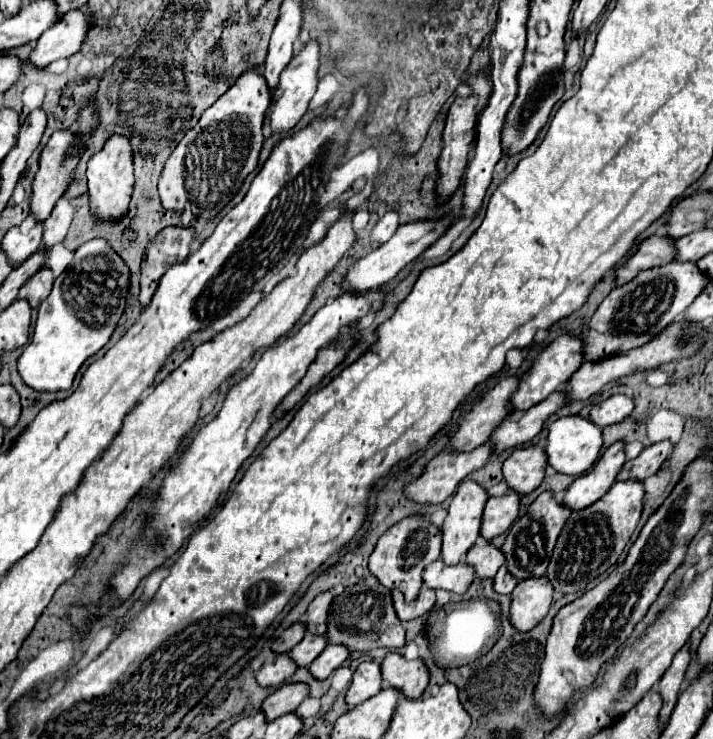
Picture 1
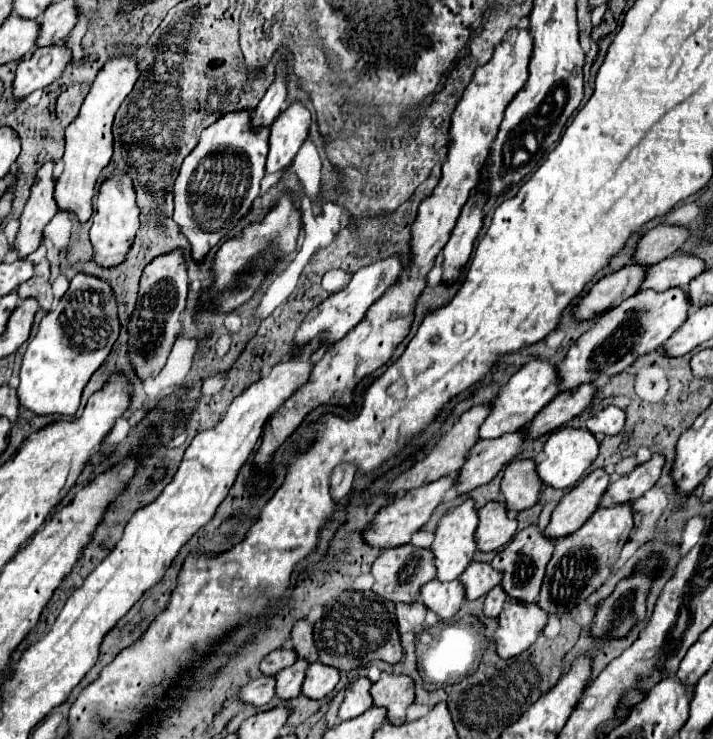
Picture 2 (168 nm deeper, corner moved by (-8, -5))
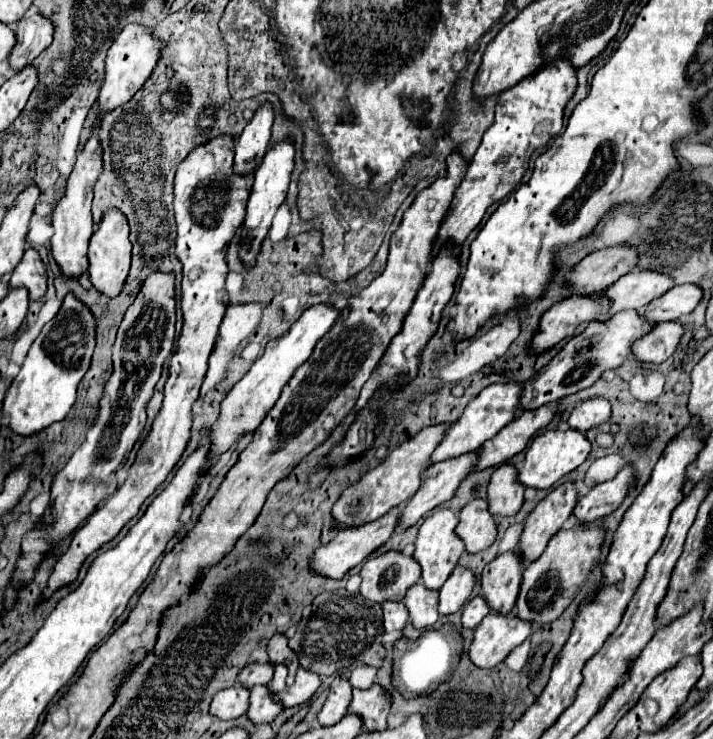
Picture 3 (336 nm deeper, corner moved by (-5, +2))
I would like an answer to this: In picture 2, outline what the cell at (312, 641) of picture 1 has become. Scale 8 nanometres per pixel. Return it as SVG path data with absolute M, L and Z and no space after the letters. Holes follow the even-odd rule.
M296 660L292 668L284 668L284 672L276 674L276 696L280 700L292 700L300 694L300 684L304 682L306 668L306 660Z

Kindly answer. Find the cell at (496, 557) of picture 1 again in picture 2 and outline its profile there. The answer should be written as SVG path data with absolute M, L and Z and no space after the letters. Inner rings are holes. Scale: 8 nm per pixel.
M472 562L458 580L464 586L466 600L476 600L500 584L500 572L496 572L490 564Z

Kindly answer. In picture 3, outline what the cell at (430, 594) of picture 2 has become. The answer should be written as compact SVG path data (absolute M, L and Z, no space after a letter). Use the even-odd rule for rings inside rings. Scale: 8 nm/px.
M415 583L405 595L405 605L409 609L411 623L419 629L427 629L439 619L437 589L425 589L425 585Z

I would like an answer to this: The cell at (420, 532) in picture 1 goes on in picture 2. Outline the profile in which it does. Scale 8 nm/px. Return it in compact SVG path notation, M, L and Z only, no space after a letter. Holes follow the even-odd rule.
M404 544L400 548L388 548L384 550L376 562L372 564L372 576L376 584L372 586L372 592L390 600L390 602L416 602L420 598L420 588L436 578L436 566L432 564L432 552L414 548L410 544Z

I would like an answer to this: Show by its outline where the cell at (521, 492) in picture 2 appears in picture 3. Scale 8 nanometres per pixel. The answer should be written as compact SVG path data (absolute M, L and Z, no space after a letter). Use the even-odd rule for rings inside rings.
M503 463L491 475L487 487L489 511L495 515L515 515L523 505L525 487L517 481L517 469L511 463Z

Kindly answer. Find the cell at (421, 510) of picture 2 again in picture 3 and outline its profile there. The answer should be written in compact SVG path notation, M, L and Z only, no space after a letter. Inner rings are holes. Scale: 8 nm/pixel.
M401 505L393 507L385 517L379 517L377 521L371 521L367 525L359 525L353 529L339 529L337 535L325 547L319 547L315 551L315 555L311 559L311 569L315 573L321 573L321 575L327 575L333 579L343 577L349 569L363 563L373 551L377 551L381 545L385 545L391 539L391 535L395 533L395 529L399 525L399 515L401 515Z

